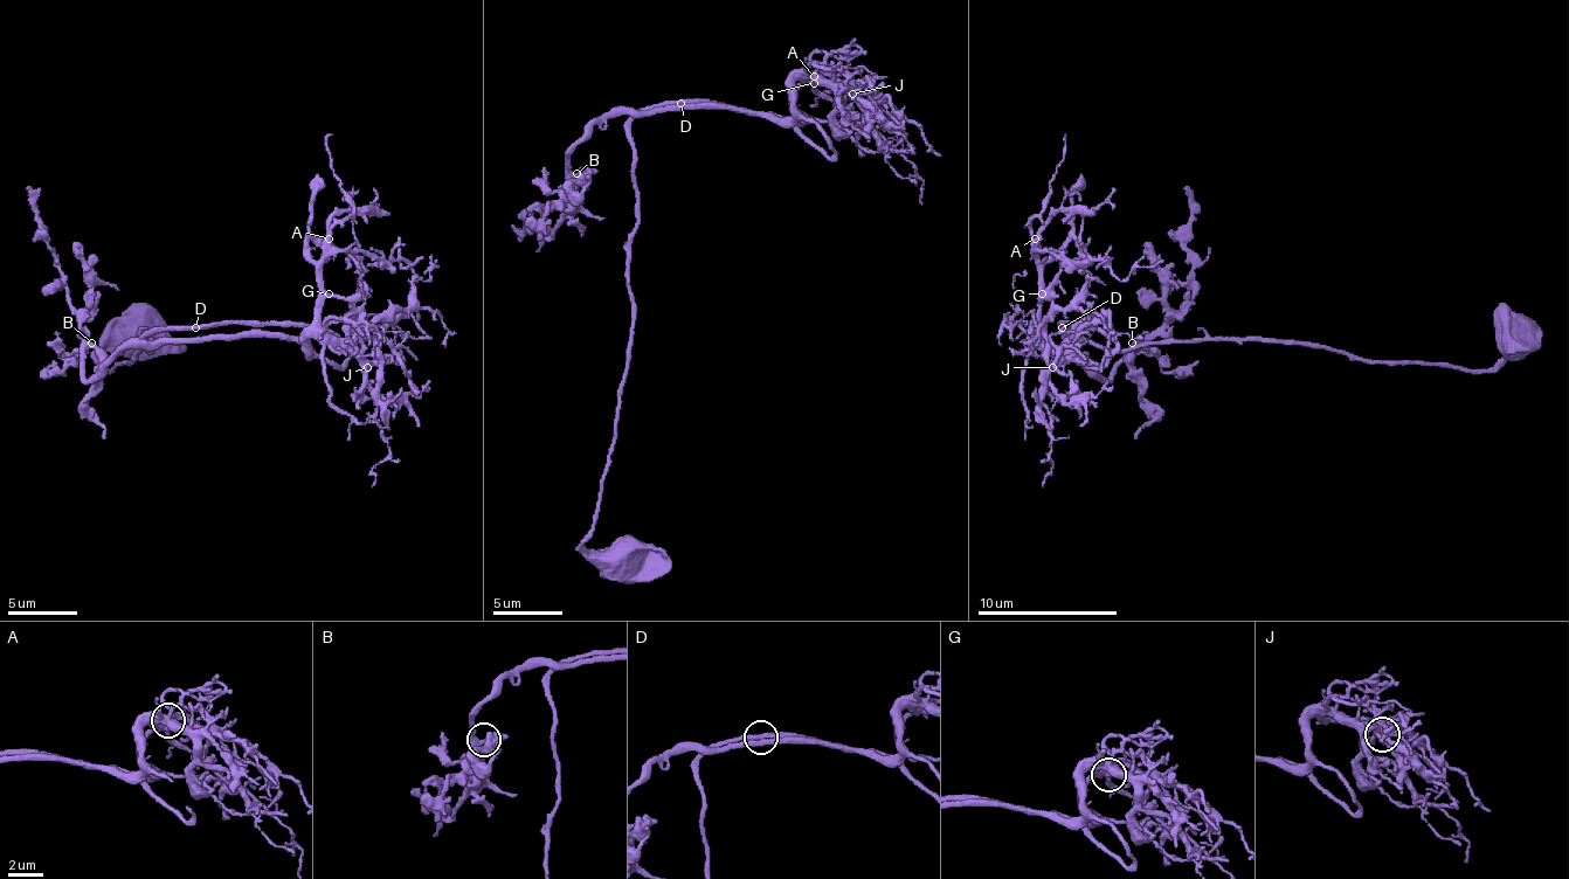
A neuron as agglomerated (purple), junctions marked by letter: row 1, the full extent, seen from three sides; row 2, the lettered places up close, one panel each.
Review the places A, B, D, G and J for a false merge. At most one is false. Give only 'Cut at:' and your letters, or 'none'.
Cut at: none

